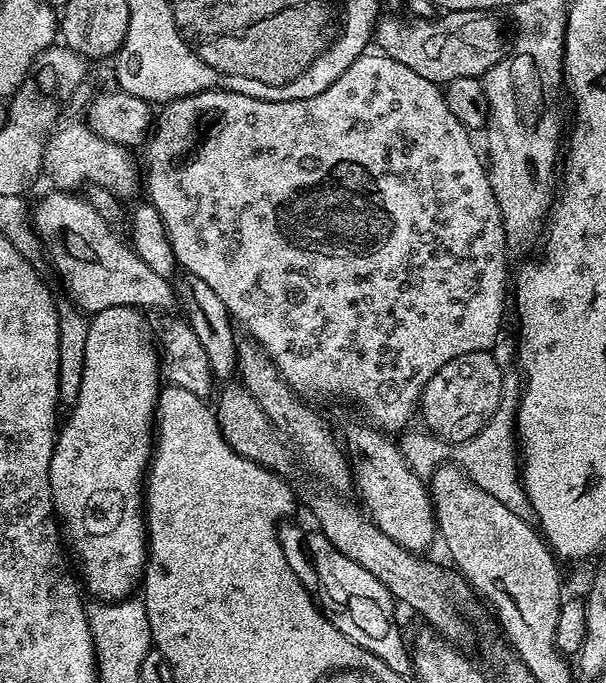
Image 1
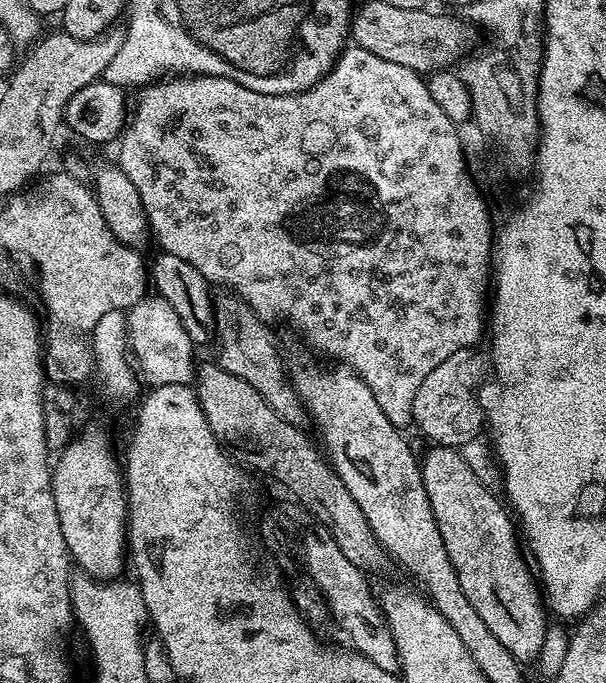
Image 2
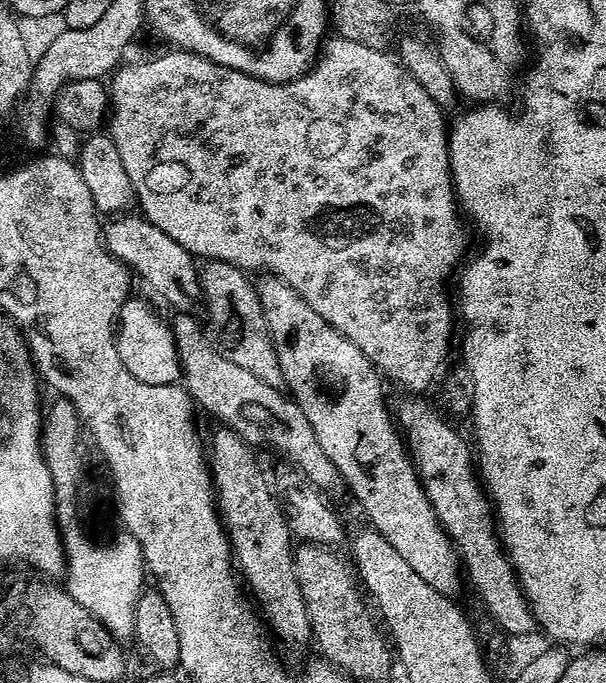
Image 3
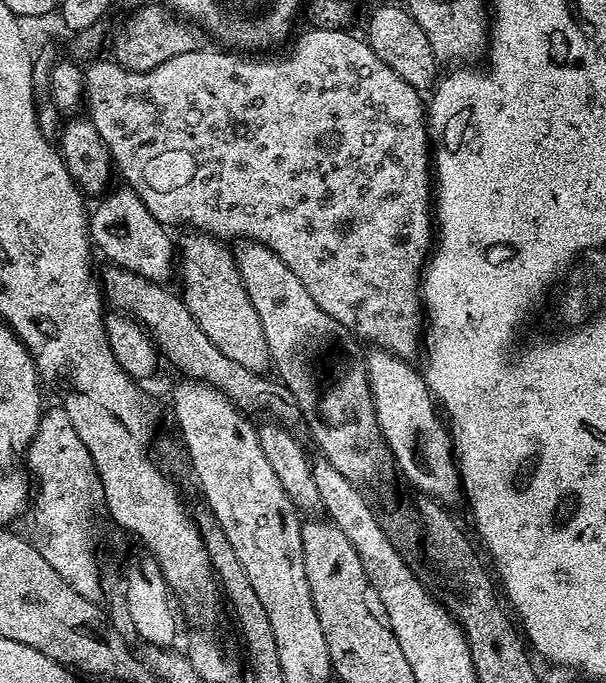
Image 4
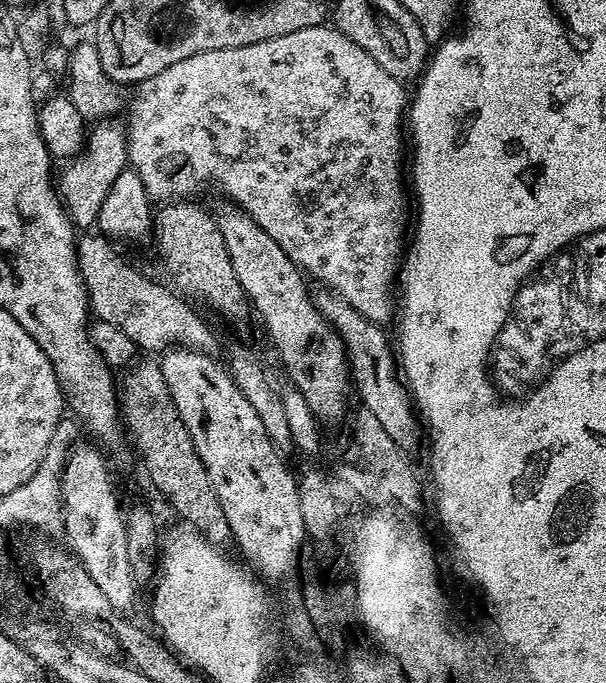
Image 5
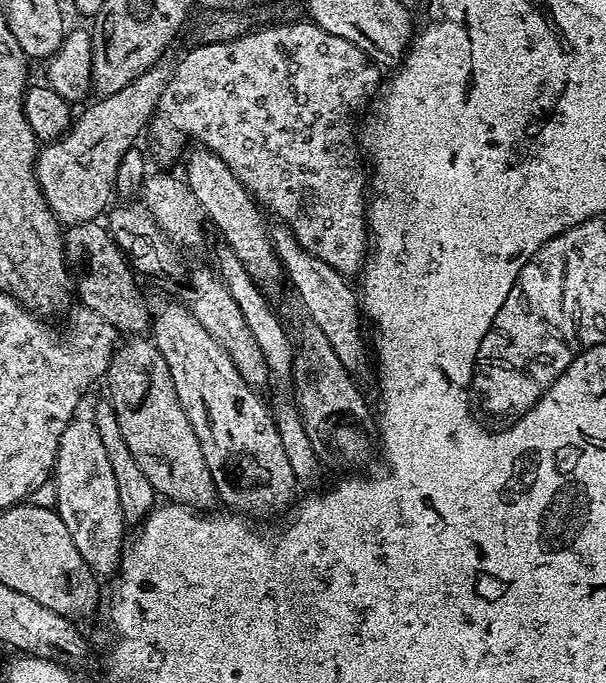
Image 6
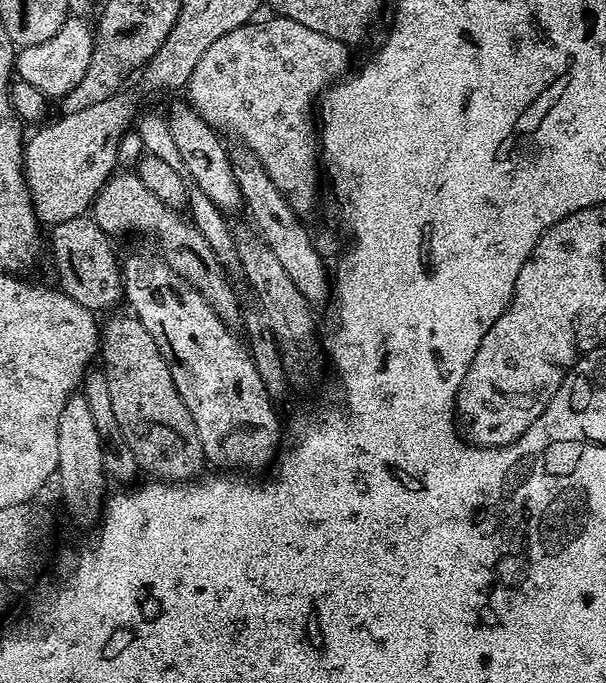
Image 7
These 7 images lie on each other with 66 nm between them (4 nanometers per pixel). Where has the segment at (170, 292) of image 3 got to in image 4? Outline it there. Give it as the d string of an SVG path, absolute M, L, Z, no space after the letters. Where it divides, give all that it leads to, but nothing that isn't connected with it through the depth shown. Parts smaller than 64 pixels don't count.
M121 185L109 191L98 203L96 208L92 208L89 213L89 239L93 245L109 259L108 262L115 267L130 270L147 280L156 283L167 283L168 275L173 275L174 259L176 256L176 246L174 240L171 240L168 232L169 229L157 222L152 214L148 211L145 204L133 188L127 185Z

